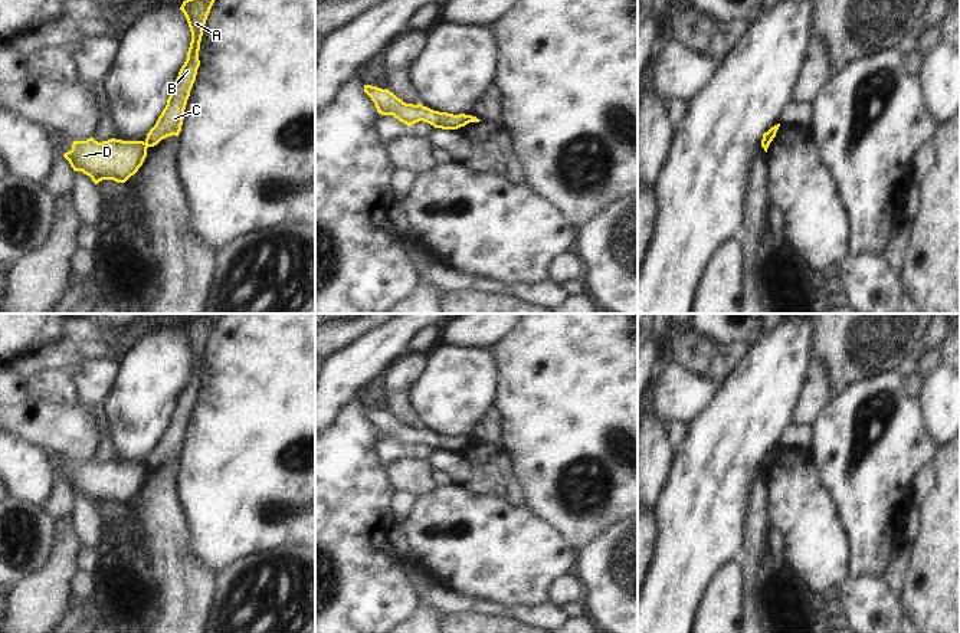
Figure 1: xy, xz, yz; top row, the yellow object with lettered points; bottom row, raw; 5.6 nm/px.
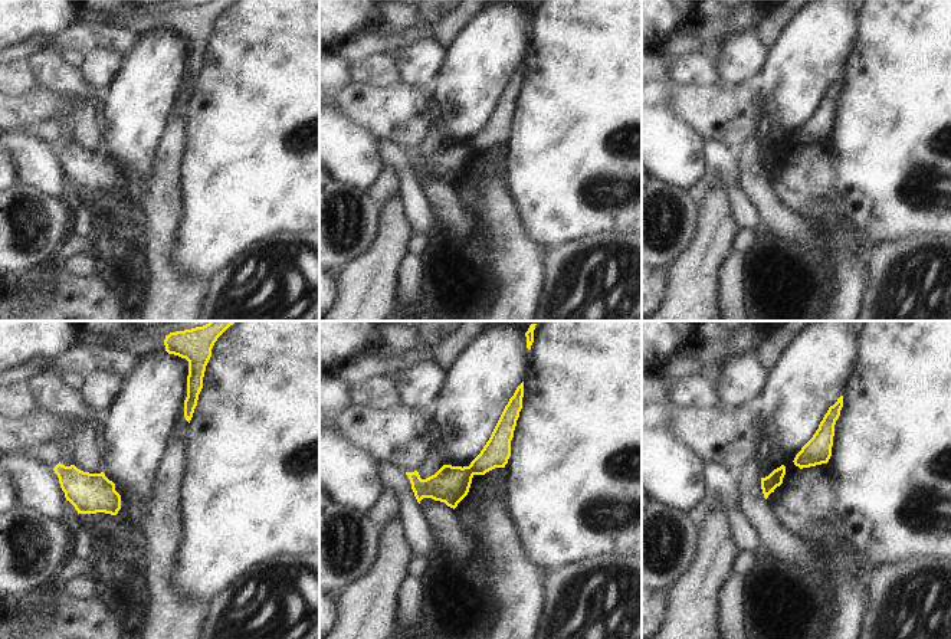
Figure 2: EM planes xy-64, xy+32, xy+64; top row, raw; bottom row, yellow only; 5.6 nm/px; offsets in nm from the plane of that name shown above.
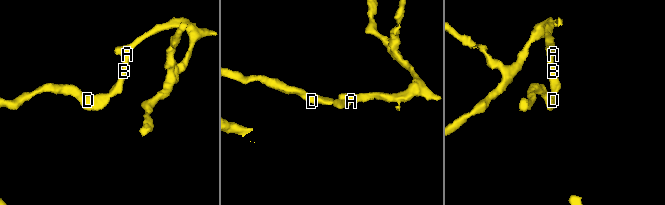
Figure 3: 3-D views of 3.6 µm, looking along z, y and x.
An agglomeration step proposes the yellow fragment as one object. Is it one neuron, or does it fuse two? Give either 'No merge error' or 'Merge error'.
Merge error

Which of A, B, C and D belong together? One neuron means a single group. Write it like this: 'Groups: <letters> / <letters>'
Groups: A B C / D

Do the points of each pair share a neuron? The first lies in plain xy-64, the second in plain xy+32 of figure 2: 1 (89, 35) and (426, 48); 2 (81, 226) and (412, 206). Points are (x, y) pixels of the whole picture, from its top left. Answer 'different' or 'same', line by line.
1: different
2: same

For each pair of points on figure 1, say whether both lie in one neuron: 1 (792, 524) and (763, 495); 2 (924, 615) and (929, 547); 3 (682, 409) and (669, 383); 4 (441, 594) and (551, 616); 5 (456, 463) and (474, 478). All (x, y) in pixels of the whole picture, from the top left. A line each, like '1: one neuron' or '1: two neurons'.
1: two neurons
2: one neuron
3: one neuron
4: one neuron
5: one neuron

